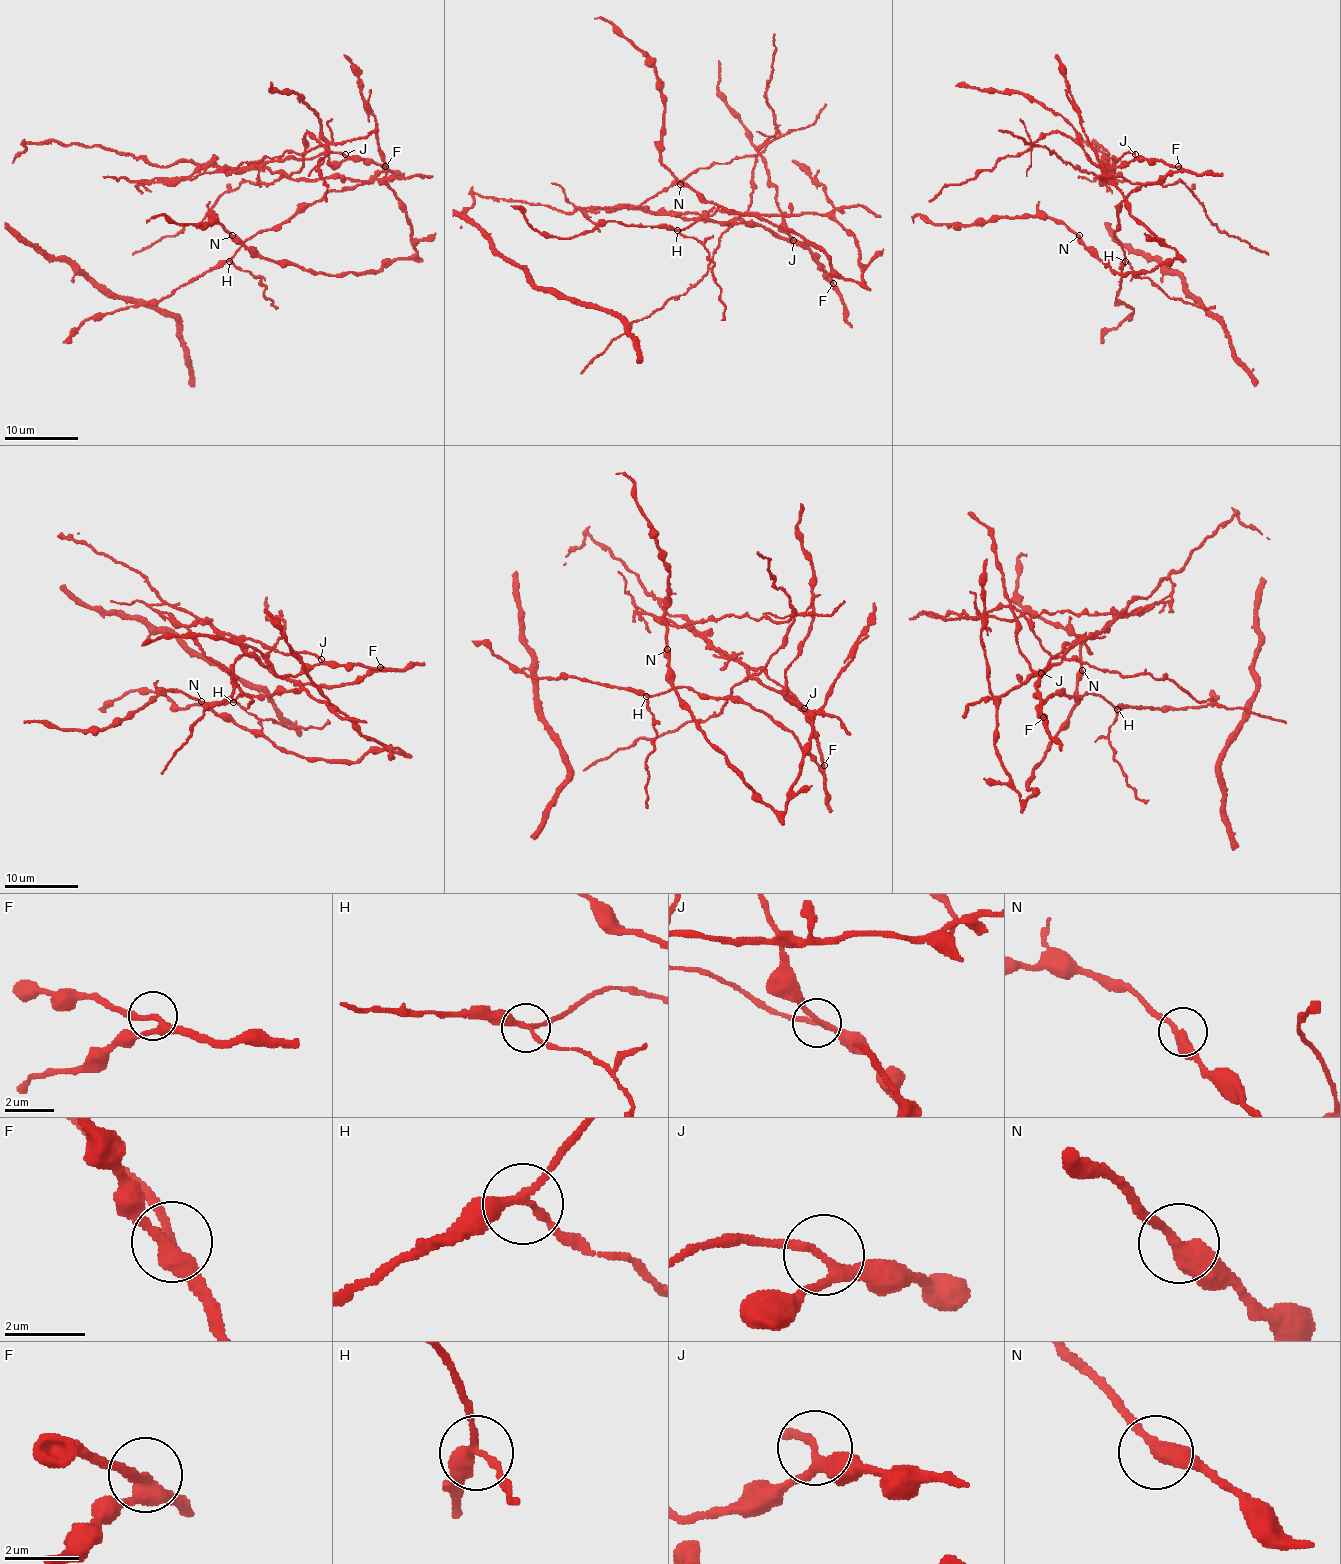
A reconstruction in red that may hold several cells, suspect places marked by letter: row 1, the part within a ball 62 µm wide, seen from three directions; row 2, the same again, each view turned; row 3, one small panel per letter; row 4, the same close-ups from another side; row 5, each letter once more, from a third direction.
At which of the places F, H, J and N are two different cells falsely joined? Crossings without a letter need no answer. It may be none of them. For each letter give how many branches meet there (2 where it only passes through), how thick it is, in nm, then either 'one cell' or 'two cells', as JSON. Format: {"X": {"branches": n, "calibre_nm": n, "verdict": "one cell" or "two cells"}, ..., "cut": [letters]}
{"F": {"branches": 3, "calibre_nm": 280, "verdict": "one cell"}, "H": {"branches": 3, "calibre_nm": 220, "verdict": "two cells"}, "J": {"branches": 3, "calibre_nm": 190, "verdict": "two cells"}, "N": {"branches": 2, "calibre_nm": 400, "verdict": "one cell"}, "cut": ["H", "J"]}

